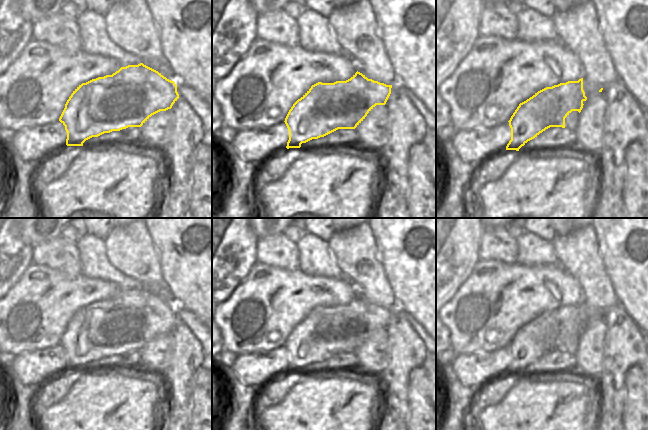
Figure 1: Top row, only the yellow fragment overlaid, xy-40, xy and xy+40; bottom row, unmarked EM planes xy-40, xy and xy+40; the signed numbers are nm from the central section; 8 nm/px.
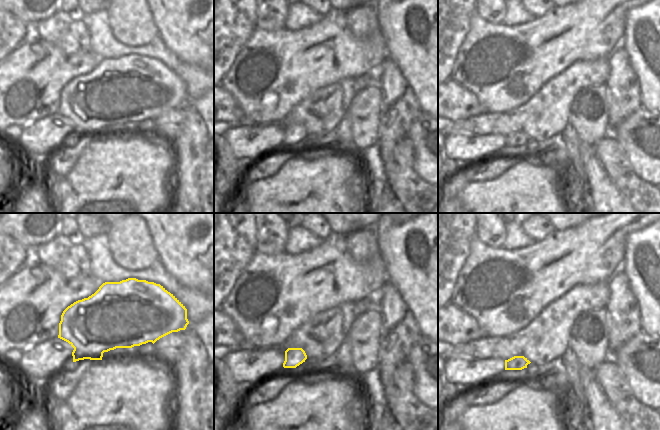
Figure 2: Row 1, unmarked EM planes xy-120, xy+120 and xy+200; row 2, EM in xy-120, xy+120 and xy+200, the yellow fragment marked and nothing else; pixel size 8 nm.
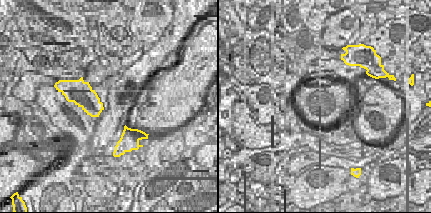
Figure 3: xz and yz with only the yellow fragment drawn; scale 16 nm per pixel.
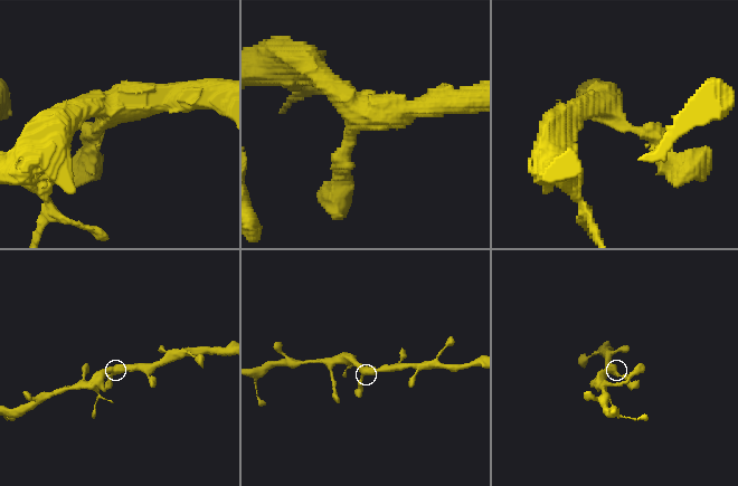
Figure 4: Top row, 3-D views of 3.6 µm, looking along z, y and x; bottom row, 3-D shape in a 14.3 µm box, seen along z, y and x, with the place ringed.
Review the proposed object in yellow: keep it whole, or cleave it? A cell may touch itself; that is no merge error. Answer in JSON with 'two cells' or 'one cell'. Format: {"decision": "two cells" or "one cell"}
{"decision": "one cell"}

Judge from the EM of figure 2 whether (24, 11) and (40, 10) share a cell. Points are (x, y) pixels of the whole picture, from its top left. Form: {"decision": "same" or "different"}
{"decision": "same"}

